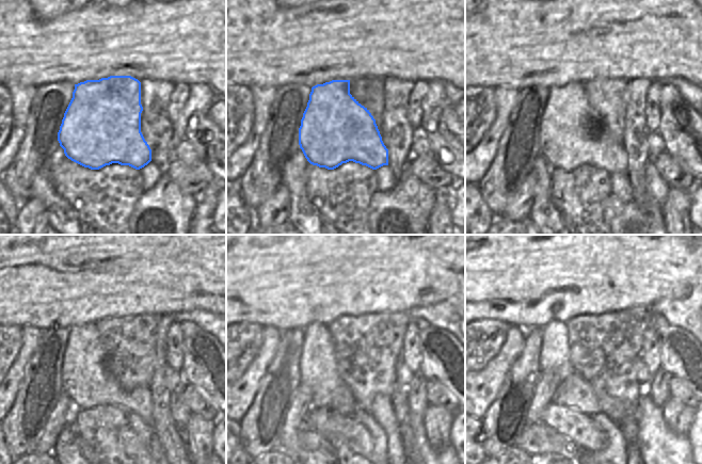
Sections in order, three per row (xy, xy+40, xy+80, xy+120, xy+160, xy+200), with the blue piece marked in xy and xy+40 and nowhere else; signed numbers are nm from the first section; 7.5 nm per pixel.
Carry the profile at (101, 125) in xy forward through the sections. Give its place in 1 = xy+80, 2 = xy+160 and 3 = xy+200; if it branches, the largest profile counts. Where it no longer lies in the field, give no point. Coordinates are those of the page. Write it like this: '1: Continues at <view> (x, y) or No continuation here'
1: Continues at xy+80 (567, 141)
2: Continues at xy+160 (318, 369)
3: Continues at xy+200 (555, 355)

